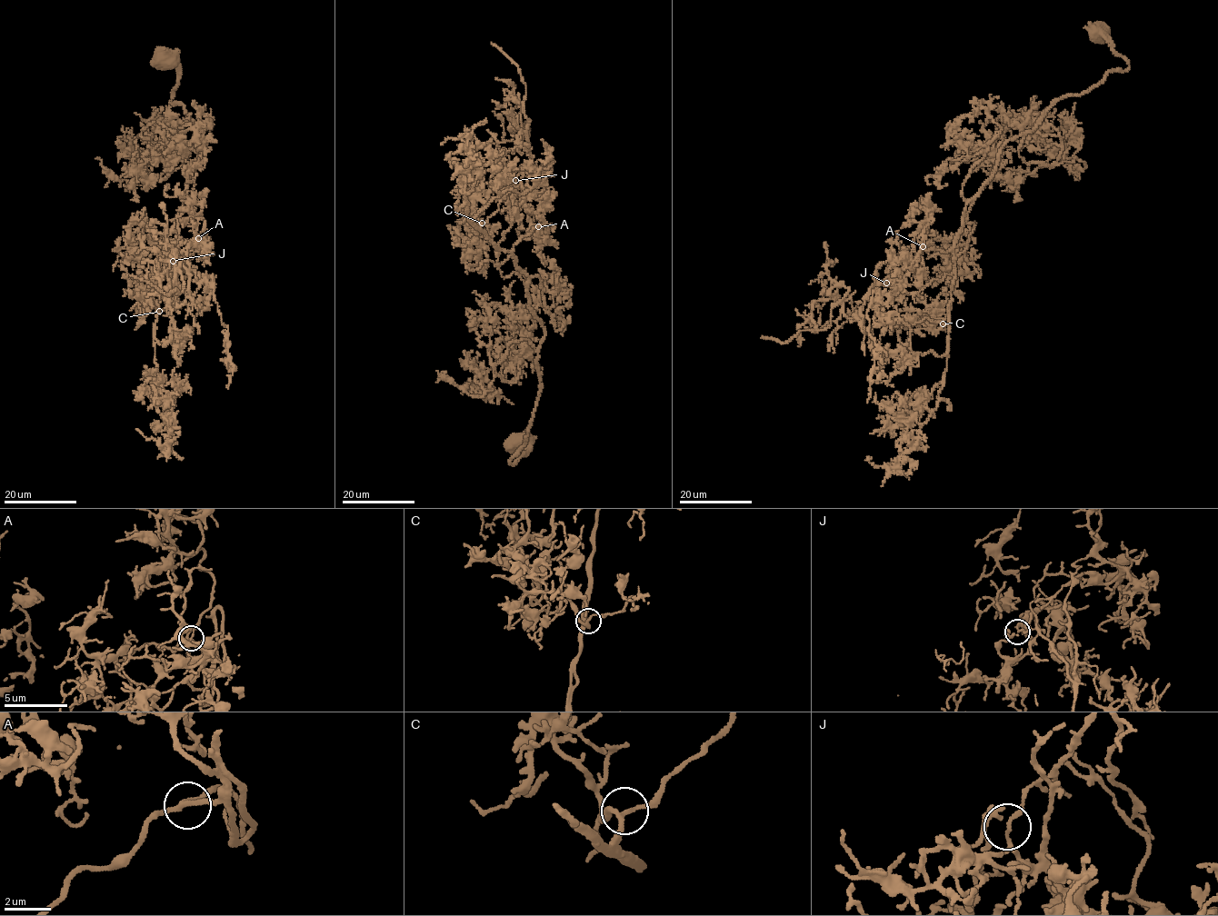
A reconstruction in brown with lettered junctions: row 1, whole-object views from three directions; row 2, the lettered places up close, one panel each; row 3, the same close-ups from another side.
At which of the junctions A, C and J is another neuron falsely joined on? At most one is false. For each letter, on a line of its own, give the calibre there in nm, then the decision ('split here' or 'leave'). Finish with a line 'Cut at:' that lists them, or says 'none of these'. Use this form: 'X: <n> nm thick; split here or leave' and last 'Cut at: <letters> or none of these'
A: 200 nm thick; leave
C: 190 nm thick; leave
J: 120 nm thick; split here
Cut at: J

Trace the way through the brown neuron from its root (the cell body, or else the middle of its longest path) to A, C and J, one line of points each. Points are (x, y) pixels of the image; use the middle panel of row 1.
A: (519, 443), (525, 454), (511, 464), (540, 390), (535, 360), (544, 333), (512, 252), (538, 226)
C: (519, 443), (525, 454), (511, 464), (540, 390), (535, 360), (544, 333), (530, 307), (528, 276), (482, 223)
J: (519, 443), (525, 454), (511, 464), (540, 390), (544, 333), (528, 276), (497, 247), (514, 180)

